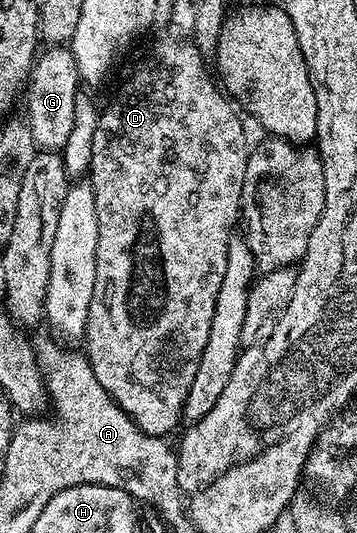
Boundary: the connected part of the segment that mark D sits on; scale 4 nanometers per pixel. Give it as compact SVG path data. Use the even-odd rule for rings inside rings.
M167 36L164 42L157 43L151 55L128 76L119 95L107 107L102 107L97 132L93 132L95 159L91 161L89 171L89 181L97 204L97 272L85 335L87 363L93 368L93 376L101 380L101 388L109 392L109 396L128 414L133 424L154 438L163 438L175 425L180 425L185 396L189 396L189 384L193 384L197 364L201 364L201 352L205 352L205 343L209 341L213 304L217 300L217 292L221 292L221 280L225 277L225 264L229 260L229 240L234 231L231 229L235 225L238 227L241 222L242 182L245 180L249 153L247 134L239 119L240 111L233 105L232 99L225 96L213 74L211 79L210 72L203 67L202 52L191 42Z

